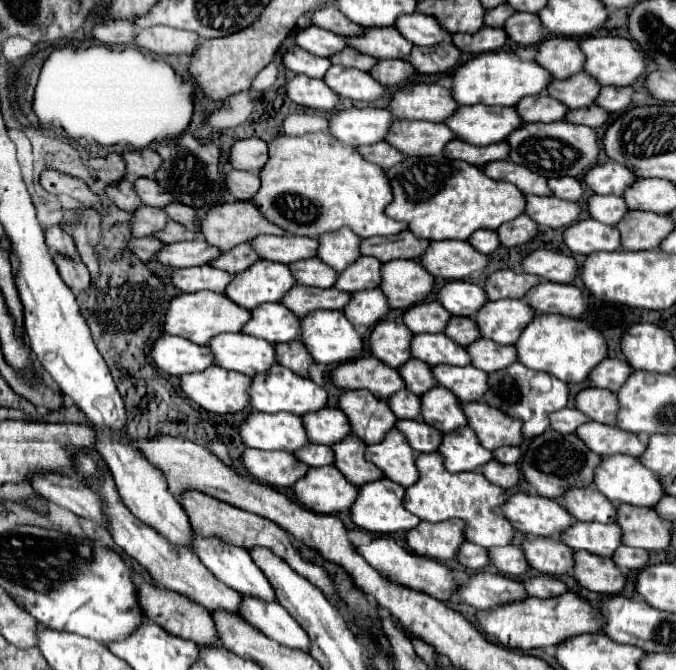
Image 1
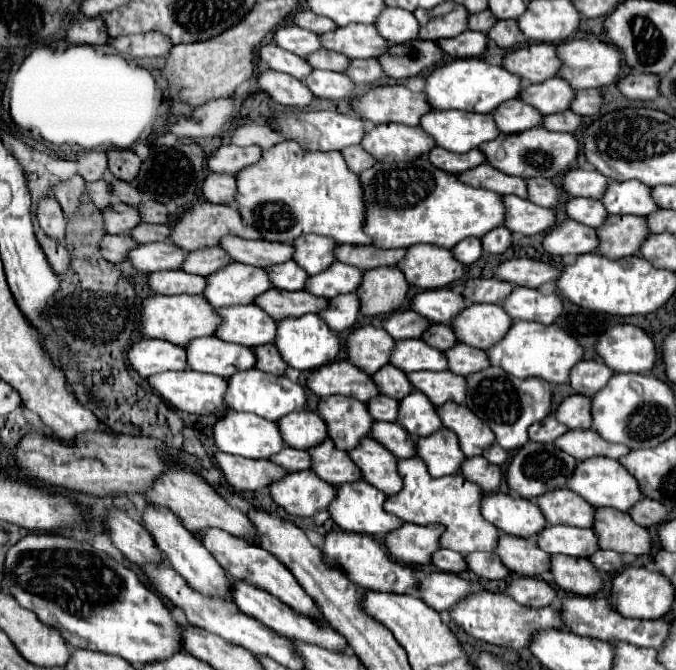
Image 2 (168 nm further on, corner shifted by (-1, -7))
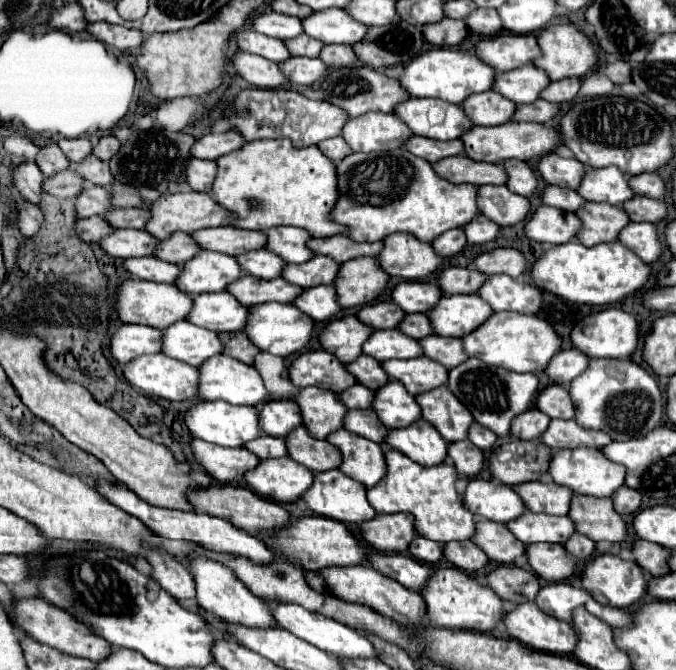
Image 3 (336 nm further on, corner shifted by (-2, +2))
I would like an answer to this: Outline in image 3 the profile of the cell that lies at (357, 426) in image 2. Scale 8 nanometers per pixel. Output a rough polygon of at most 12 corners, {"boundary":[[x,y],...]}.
{"boundary":[[310,386],[294,396],[310,436],[342,428],[348,410],[334,392]]}

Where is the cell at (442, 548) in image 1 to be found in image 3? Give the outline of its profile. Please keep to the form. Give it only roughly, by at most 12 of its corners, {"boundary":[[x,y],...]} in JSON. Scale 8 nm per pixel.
{"boundary":[[376,514],[360,524],[380,552],[408,552],[410,514]]}

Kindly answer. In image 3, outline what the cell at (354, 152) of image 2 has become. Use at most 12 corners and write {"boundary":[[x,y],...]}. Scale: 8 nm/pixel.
{"boundary":[[342,136],[316,144],[330,160],[342,160],[352,150]]}

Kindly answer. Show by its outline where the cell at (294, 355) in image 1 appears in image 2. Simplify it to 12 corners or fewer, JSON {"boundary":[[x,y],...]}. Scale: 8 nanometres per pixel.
{"boundary":[[275,345],[253,347],[257,365],[265,373],[285,375],[285,361]]}

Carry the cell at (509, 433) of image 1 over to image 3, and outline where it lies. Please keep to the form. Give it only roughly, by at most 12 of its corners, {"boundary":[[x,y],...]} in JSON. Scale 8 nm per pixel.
{"boundary":[[446,386],[416,400],[444,440],[468,438],[474,418]]}

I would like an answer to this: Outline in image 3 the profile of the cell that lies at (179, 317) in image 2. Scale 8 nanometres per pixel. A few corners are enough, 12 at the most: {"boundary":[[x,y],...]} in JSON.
{"boundary":[[132,278],[116,290],[122,322],[158,330],[190,312],[174,284]]}

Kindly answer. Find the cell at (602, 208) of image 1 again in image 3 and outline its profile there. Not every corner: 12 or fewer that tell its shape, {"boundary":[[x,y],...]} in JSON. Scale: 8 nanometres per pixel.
{"boundary":[[546,186],[540,198],[546,206],[568,212],[586,202],[576,190]]}

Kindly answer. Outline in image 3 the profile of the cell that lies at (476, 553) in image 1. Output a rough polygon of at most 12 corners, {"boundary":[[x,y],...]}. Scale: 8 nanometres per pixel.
{"boundary":[[416,536],[410,554],[434,564],[442,558],[442,544]]}

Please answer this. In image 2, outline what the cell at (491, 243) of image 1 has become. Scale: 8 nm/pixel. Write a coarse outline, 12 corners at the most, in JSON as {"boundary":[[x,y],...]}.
{"boundary":[[477,237],[459,241],[453,257],[465,265],[475,263],[483,255]]}

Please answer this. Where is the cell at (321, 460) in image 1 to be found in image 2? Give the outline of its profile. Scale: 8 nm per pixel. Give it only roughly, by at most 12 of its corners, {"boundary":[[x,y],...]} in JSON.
{"boundary":[[285,447],[271,457],[289,473],[311,469],[309,453]]}

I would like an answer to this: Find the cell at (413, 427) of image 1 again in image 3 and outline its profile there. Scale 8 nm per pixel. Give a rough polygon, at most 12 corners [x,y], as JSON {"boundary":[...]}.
{"boundary":[[348,410],[346,430],[382,442],[386,428],[374,410]]}

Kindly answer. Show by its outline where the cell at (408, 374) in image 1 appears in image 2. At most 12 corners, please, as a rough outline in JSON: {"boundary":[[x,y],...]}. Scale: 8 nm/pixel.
{"boundary":[[385,365],[373,375],[383,395],[403,399],[415,391],[407,373]]}

